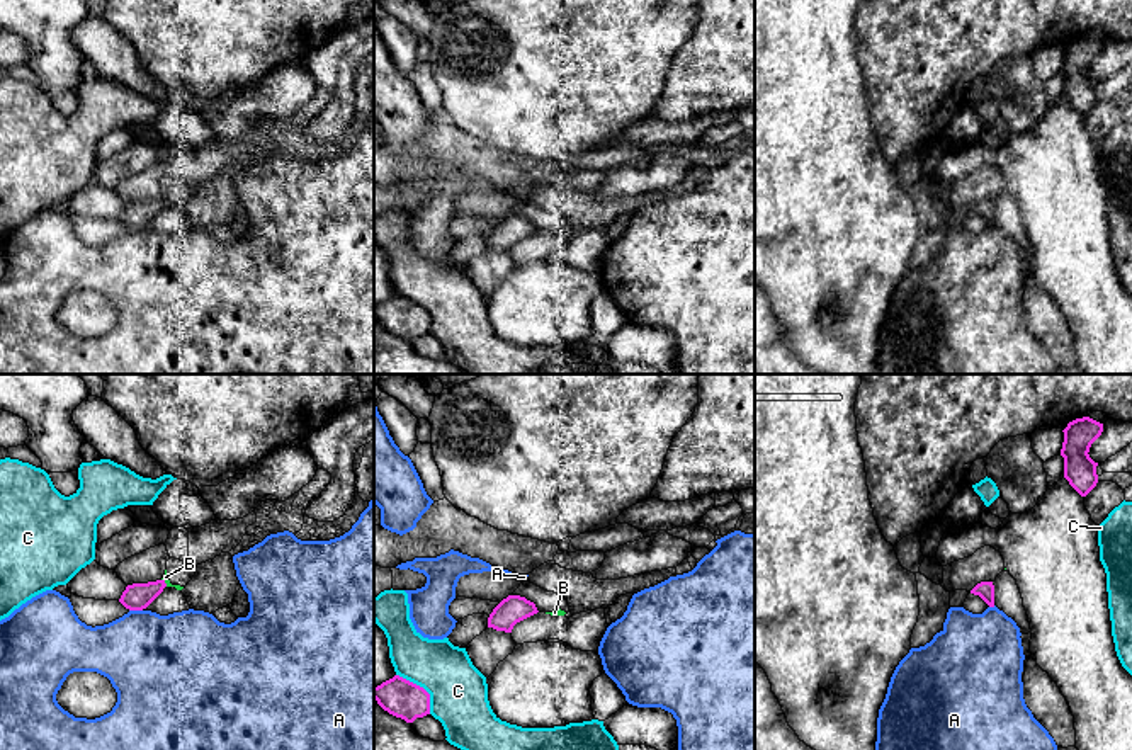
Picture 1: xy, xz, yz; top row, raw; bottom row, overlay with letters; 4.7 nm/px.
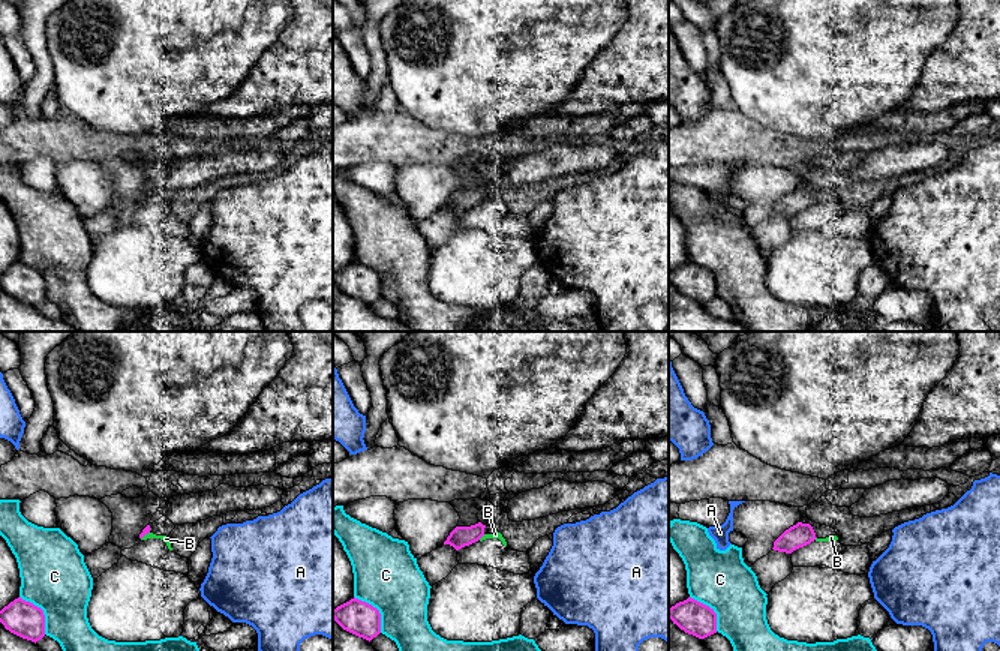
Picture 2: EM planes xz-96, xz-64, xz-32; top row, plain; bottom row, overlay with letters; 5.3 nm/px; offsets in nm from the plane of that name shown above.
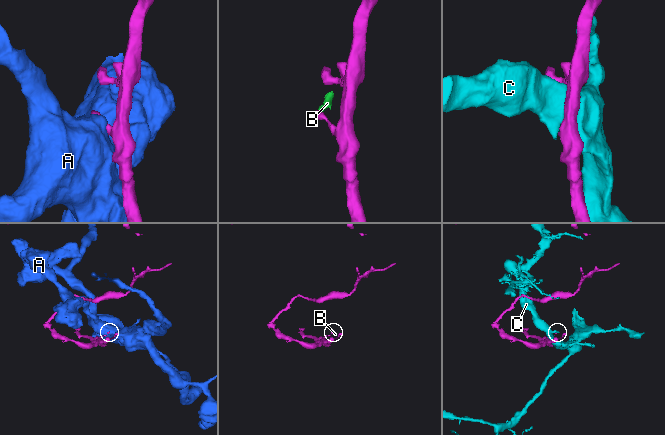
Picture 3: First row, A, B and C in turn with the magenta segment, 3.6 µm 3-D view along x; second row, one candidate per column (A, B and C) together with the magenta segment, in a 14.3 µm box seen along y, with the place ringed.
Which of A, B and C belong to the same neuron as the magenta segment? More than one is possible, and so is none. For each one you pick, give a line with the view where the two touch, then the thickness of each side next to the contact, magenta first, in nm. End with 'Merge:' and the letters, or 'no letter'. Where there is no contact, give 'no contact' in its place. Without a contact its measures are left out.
Merge: no letter

